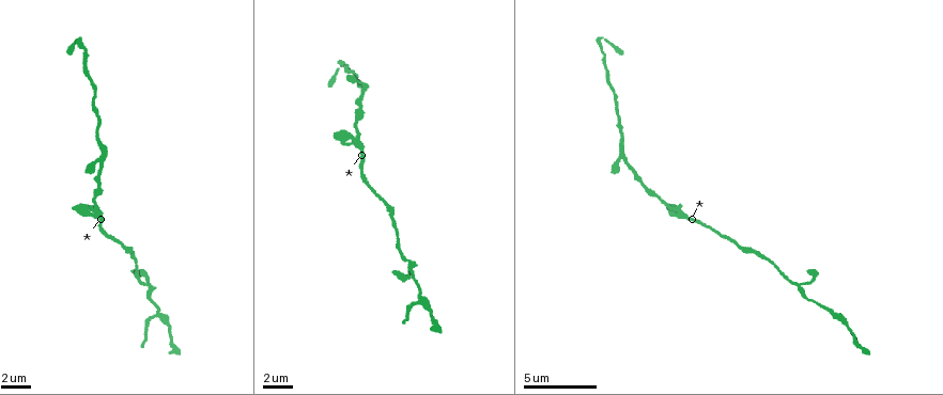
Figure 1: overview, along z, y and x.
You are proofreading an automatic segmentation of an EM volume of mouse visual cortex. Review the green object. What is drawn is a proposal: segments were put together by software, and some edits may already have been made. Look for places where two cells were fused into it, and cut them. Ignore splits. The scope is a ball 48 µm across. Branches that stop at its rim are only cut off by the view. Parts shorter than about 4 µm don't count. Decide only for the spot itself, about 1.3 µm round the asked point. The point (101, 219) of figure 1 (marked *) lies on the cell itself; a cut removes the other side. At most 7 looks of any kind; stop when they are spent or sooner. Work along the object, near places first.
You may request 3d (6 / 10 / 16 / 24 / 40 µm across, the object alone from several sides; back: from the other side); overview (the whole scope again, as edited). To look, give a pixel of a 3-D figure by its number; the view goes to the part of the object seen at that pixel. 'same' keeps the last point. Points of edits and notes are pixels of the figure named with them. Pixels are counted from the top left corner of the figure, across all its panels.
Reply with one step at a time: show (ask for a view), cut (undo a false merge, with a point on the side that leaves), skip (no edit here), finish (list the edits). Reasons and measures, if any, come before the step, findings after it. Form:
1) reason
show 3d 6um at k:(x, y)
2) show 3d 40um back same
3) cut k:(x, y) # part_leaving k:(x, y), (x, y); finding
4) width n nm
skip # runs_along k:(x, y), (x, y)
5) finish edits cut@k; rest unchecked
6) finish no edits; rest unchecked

calibre changes
show 3d 6um at 1:(822, 305)

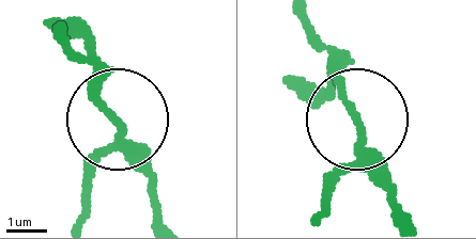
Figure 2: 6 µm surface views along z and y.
from behind
show 3d 6um back at 2:(116, 124)

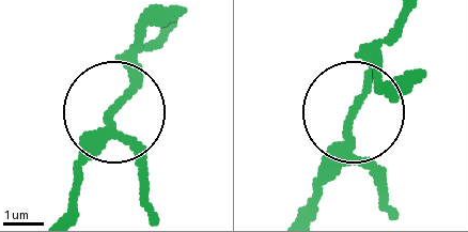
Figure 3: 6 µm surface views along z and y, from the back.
skip # continuous, no second cell

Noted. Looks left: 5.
sudden change in width
show 3d 6um at 1:(395, 224)

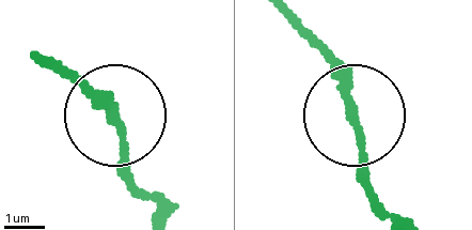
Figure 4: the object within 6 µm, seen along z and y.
show 3d 6um back at 4:(113, 113)

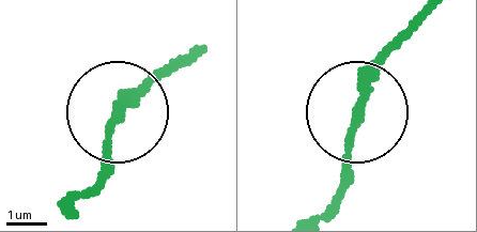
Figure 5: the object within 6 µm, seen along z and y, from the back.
width 220 nm
skip # runs_along 5:(424, 15), (358, 107), (345, 196); continuous, no second cell

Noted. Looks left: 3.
thick turns thin
show 3d 6um at 1:(358, 87)

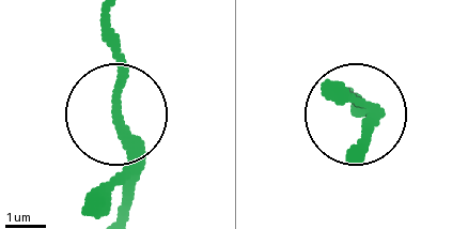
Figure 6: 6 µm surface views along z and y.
width 250 nm
skip # runs_along 6:(119, 211), (136, 170), (115, 109), (109, 17); all the same cell

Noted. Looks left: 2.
finish no edits; rest unchecked

